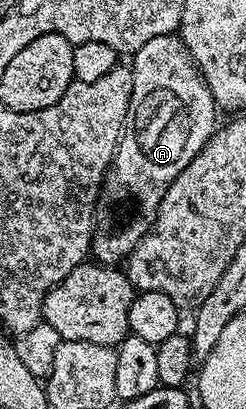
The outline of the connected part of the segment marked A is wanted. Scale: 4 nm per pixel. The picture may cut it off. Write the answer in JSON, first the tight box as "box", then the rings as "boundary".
{"box":[90,35,218,266],"boundary":[[[179,35],[150,38],[150,42],[146,42],[146,46],[139,48],[131,57],[130,67],[130,110],[124,123],[124,131],[120,133],[120,144],[112,156],[112,164],[100,184],[92,226],[90,256],[95,263],[105,266],[116,266],[127,261],[134,246],[138,246],[138,242],[142,242],[144,235],[152,229],[162,198],[174,178],[178,178],[178,174],[182,174],[182,170],[186,170],[186,166],[194,162],[196,155],[204,149],[218,127],[218,109],[214,98]]]}

